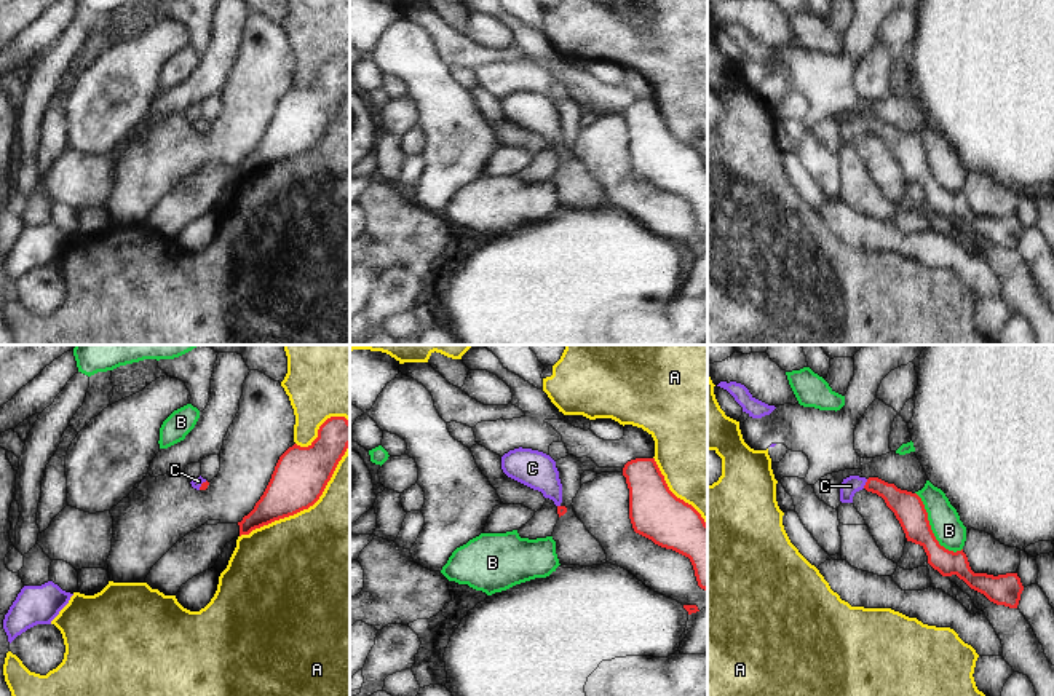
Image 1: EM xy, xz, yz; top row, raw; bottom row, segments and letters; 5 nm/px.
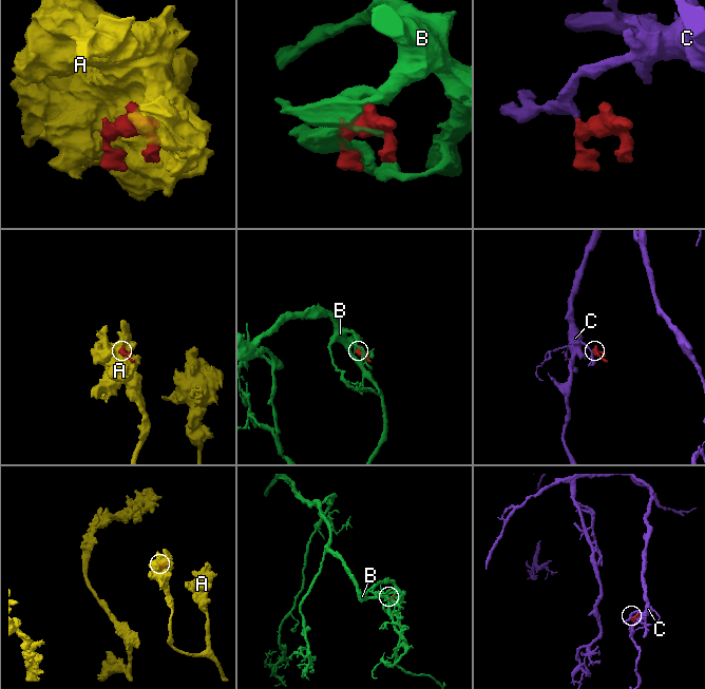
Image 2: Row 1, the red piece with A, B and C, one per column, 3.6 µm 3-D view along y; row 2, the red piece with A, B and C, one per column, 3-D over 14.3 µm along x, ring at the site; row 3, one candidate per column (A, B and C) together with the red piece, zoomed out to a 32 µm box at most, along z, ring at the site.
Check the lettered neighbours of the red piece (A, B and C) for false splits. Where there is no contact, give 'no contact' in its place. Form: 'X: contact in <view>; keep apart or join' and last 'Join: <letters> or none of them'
A: contact in xy; keep apart
B: contact in yz; keep apart
C: contact in yz; join
Join: C

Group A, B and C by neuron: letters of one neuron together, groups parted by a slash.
A / B / C

